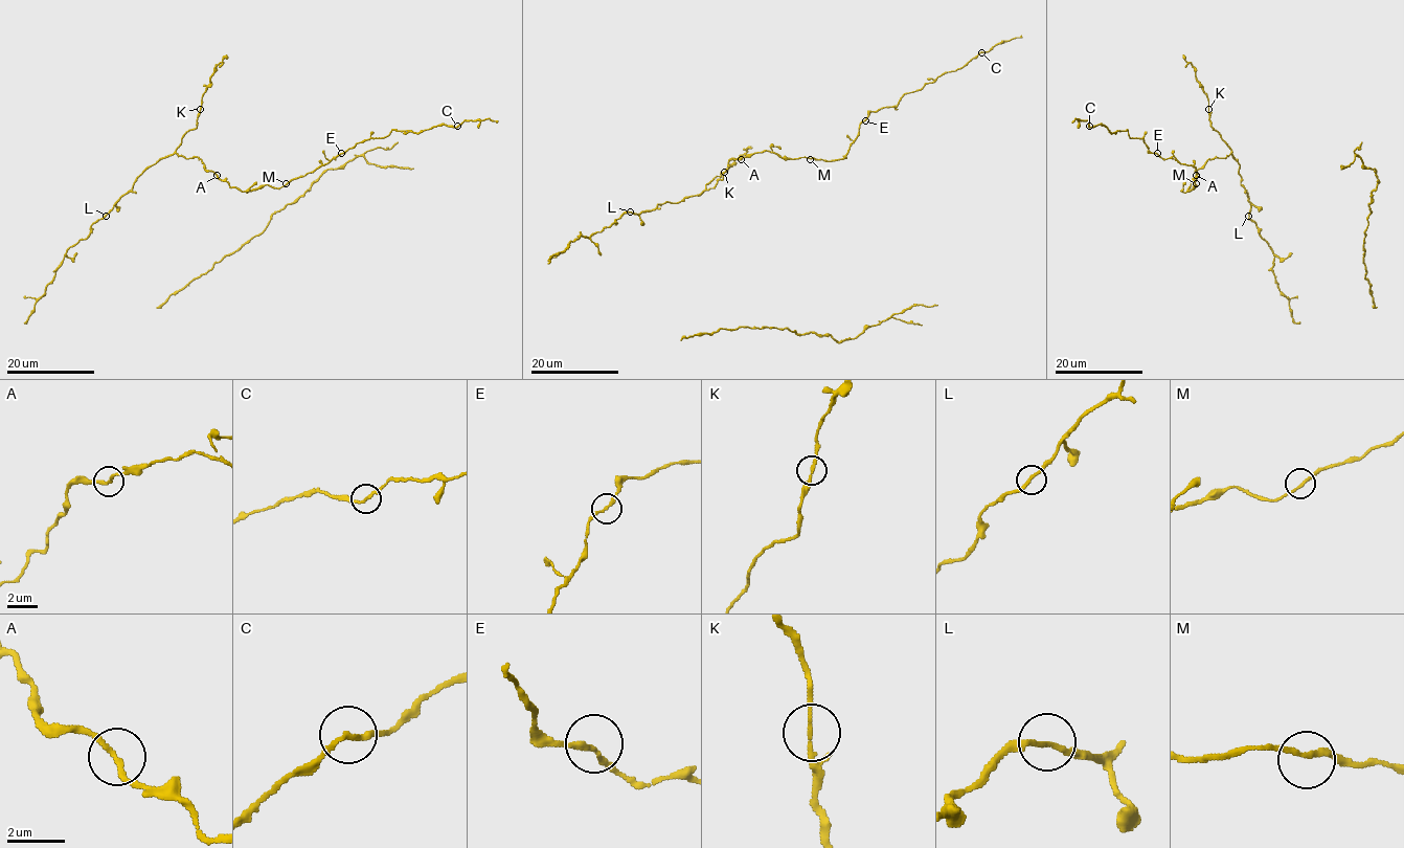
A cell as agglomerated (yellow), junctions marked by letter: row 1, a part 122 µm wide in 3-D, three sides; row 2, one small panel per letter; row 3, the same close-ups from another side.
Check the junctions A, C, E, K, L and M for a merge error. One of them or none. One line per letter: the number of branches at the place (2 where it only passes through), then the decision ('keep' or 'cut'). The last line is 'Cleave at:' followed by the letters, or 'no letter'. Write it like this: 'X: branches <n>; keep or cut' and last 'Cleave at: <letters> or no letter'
A: branches 2; keep
C: branches 2; keep
E: branches 2; keep
K: branches 2; keep
L: branches 2; keep
M: branches 2; keep
Cleave at: no letter

